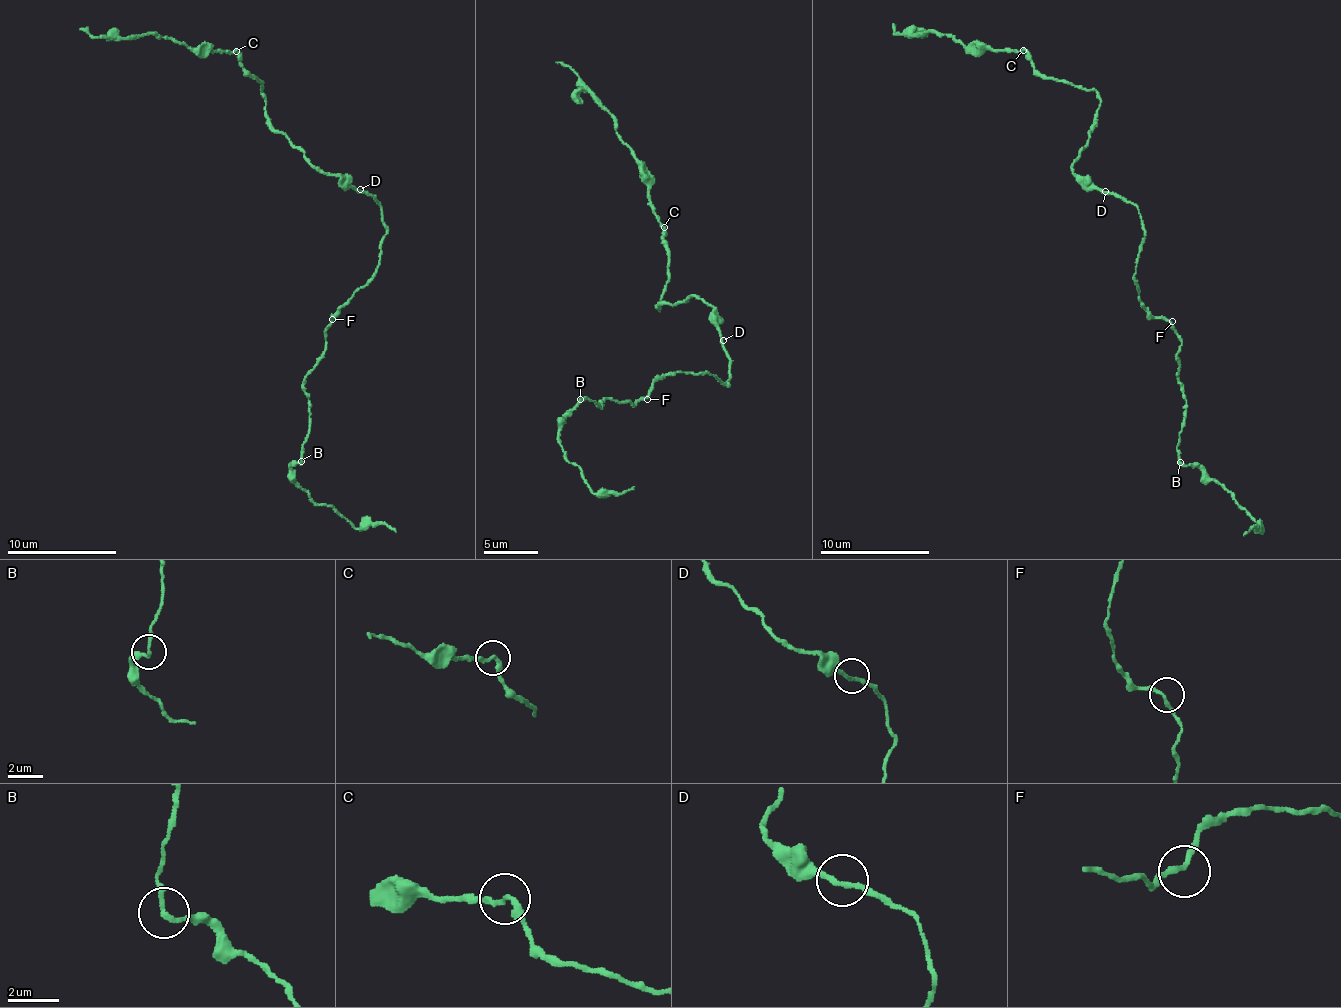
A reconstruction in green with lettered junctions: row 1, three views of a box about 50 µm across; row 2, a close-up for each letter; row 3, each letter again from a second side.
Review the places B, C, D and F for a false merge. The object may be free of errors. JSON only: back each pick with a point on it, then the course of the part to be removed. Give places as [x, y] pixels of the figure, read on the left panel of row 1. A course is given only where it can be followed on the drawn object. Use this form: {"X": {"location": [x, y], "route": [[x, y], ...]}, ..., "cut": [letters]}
{"cut": []}

